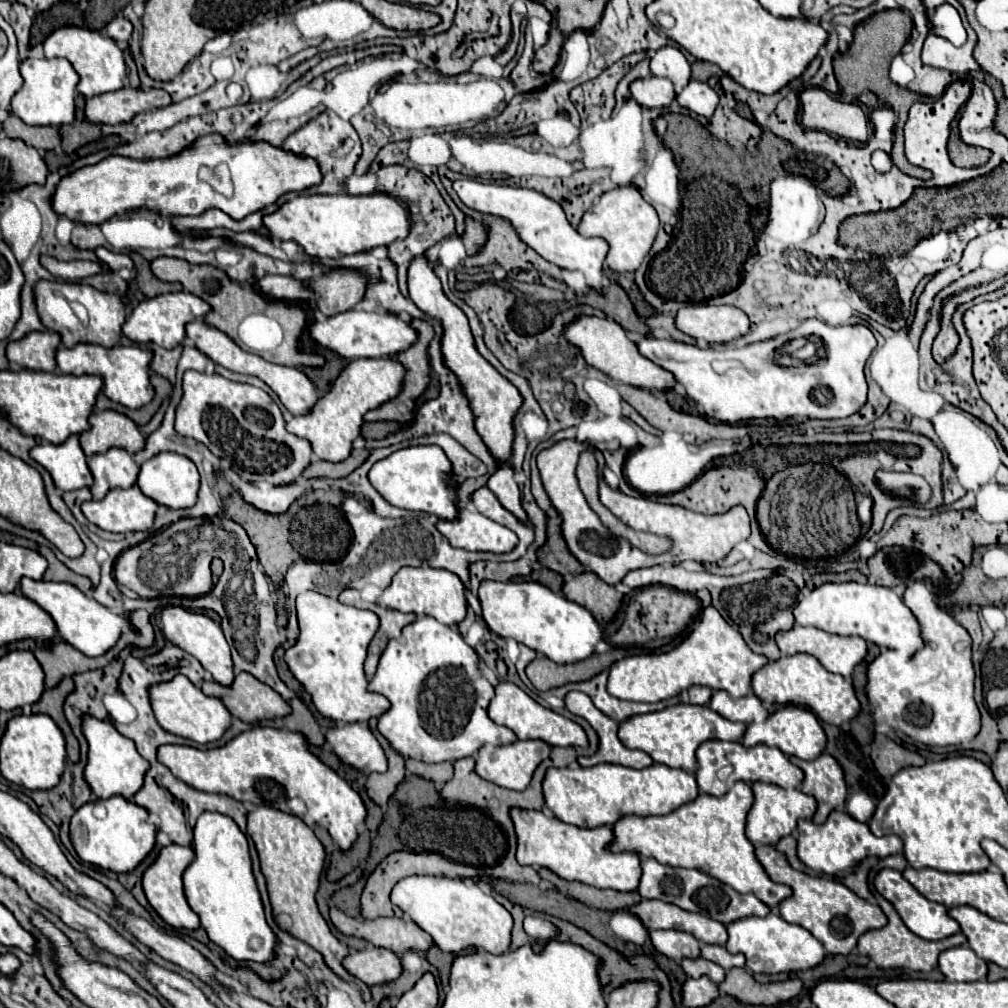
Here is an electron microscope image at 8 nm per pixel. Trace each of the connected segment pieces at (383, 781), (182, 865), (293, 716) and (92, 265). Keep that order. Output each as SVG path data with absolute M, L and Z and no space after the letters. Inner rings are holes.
M372 719L370 721L370 729L372 729L372 733L376 735L376 739L380 741L380 745L382 745L382 749L386 751L386 755L388 755L388 771L386 773L372 773L370 777L368 777L368 781L366 781L366 791L368 791L368 795L370 795L370 799L374 801L374 803L378 803L382 809L386 807L386 803L388 803L388 799L392 797L392 793L396 791L396 787L402 783L402 779L404 779L404 757L398 753L398 751L394 751L392 749L392 745L382 737L382 733L376 729L376 719Z
M168 845L160 851L158 859L146 869L144 877L142 877L142 887L144 893L150 901L150 905L156 909L156 913L172 927L176 929L198 929L200 927L200 919L198 915L190 909L186 895L184 895L184 885L182 885L182 873L186 871L186 867L192 863L194 859L194 851L192 847L182 847L182 845Z
M294 697L294 699L290 701L290 705L292 705L292 713L282 719L284 725L286 725L290 731L296 731L296 733L306 735L312 745L318 745L318 747L324 745L324 743L326 743L324 733L322 733L318 721L314 719L314 715L310 713L310 709L308 709L298 697Z
M40 257L40 263L54 275L60 279L84 279L90 275L98 275L102 273L102 265L96 261L58 261L54 257Z

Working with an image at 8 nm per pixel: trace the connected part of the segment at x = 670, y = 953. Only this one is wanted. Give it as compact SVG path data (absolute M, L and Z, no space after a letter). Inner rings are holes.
M650 931L652 945L666 957L680 963L682 959L700 957L700 941L684 931Z

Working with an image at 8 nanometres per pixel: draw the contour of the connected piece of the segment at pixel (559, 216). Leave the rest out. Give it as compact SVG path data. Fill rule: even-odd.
M474 179L454 181L452 187L464 205L468 205L470 209L482 211L482 213L492 213L492 215L500 215L508 219L516 227L520 239L526 245L530 245L536 253L540 253L546 261L562 269L574 269L574 271L584 273L590 289L594 289L596 293L604 291L604 267L606 267L604 261L606 261L606 253L610 245L606 245L606 239L602 237L594 237L594 239L582 237L576 231L576 227L570 225L564 209L556 201L552 201L550 197L534 189L496 185L496 183L478 183Z

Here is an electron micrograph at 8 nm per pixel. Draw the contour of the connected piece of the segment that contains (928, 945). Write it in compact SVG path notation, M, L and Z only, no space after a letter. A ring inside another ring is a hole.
M876 895L876 901L878 905L882 907L882 911L886 913L888 917L888 925L882 927L882 929L876 929L876 931L870 931L870 933L864 933L858 941L858 951L862 955L868 955L878 967L884 967L884 969L890 969L890 967L902 967L902 969L912 969L912 971L932 971L936 965L938 965L938 955L944 951L944 949L950 949L950 947L958 947L958 945L966 945L966 935L964 933L956 933L952 937L946 937L946 939L940 939L940 941L926 941L918 935L914 935L900 919L898 911L894 909L894 905L890 901L886 901L884 897Z

